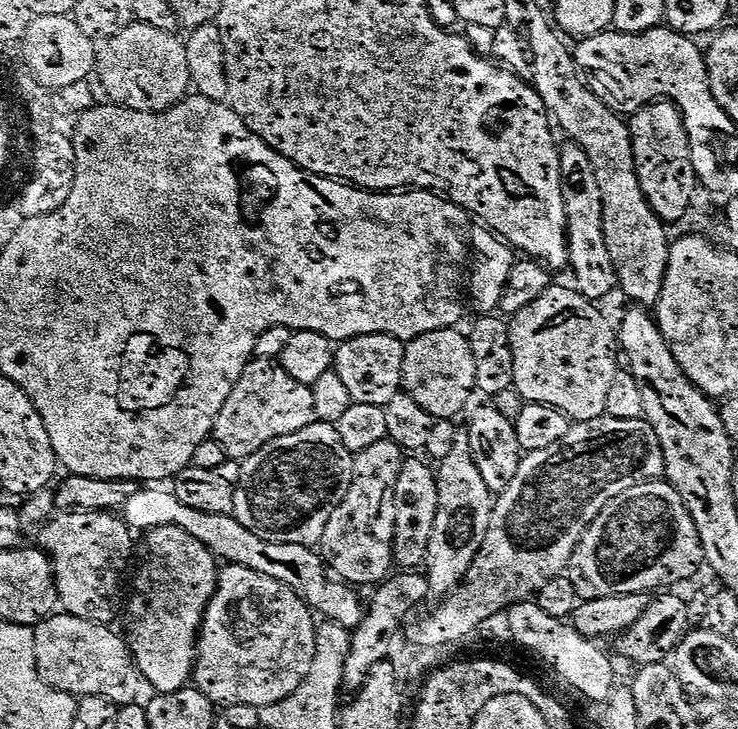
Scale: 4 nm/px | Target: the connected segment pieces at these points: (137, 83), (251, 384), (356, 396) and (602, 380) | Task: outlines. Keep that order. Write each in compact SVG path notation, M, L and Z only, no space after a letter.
M133 22L125 32L119 32L111 37L112 53L108 56L108 65L104 68L104 88L113 105L129 108L135 112L166 112L169 108L176 107L181 100L189 95L193 87L188 61L188 49L179 35L154 30L154 26L146 26Z
M260 359L248 363L216 419L214 439L232 458L252 456L260 451L263 453L276 441L290 434L298 434L298 430L306 430L306 426L317 423L311 387L290 378L290 374L286 374L279 363L272 361L271 364L268 360Z
M366 334L353 340L343 341L334 352L334 371L346 390L350 390L350 398L354 404L365 404L366 406L378 406L384 408L394 397L401 395L404 386L404 350L405 341L387 336L386 334Z
M553 286L542 294L542 298L530 302L530 306L511 317L508 337L514 354L514 388L517 393L520 391L521 401L554 406L574 422L596 422L607 413L610 390L618 375L618 332L614 324L596 308L599 307L576 291L575 287Z

